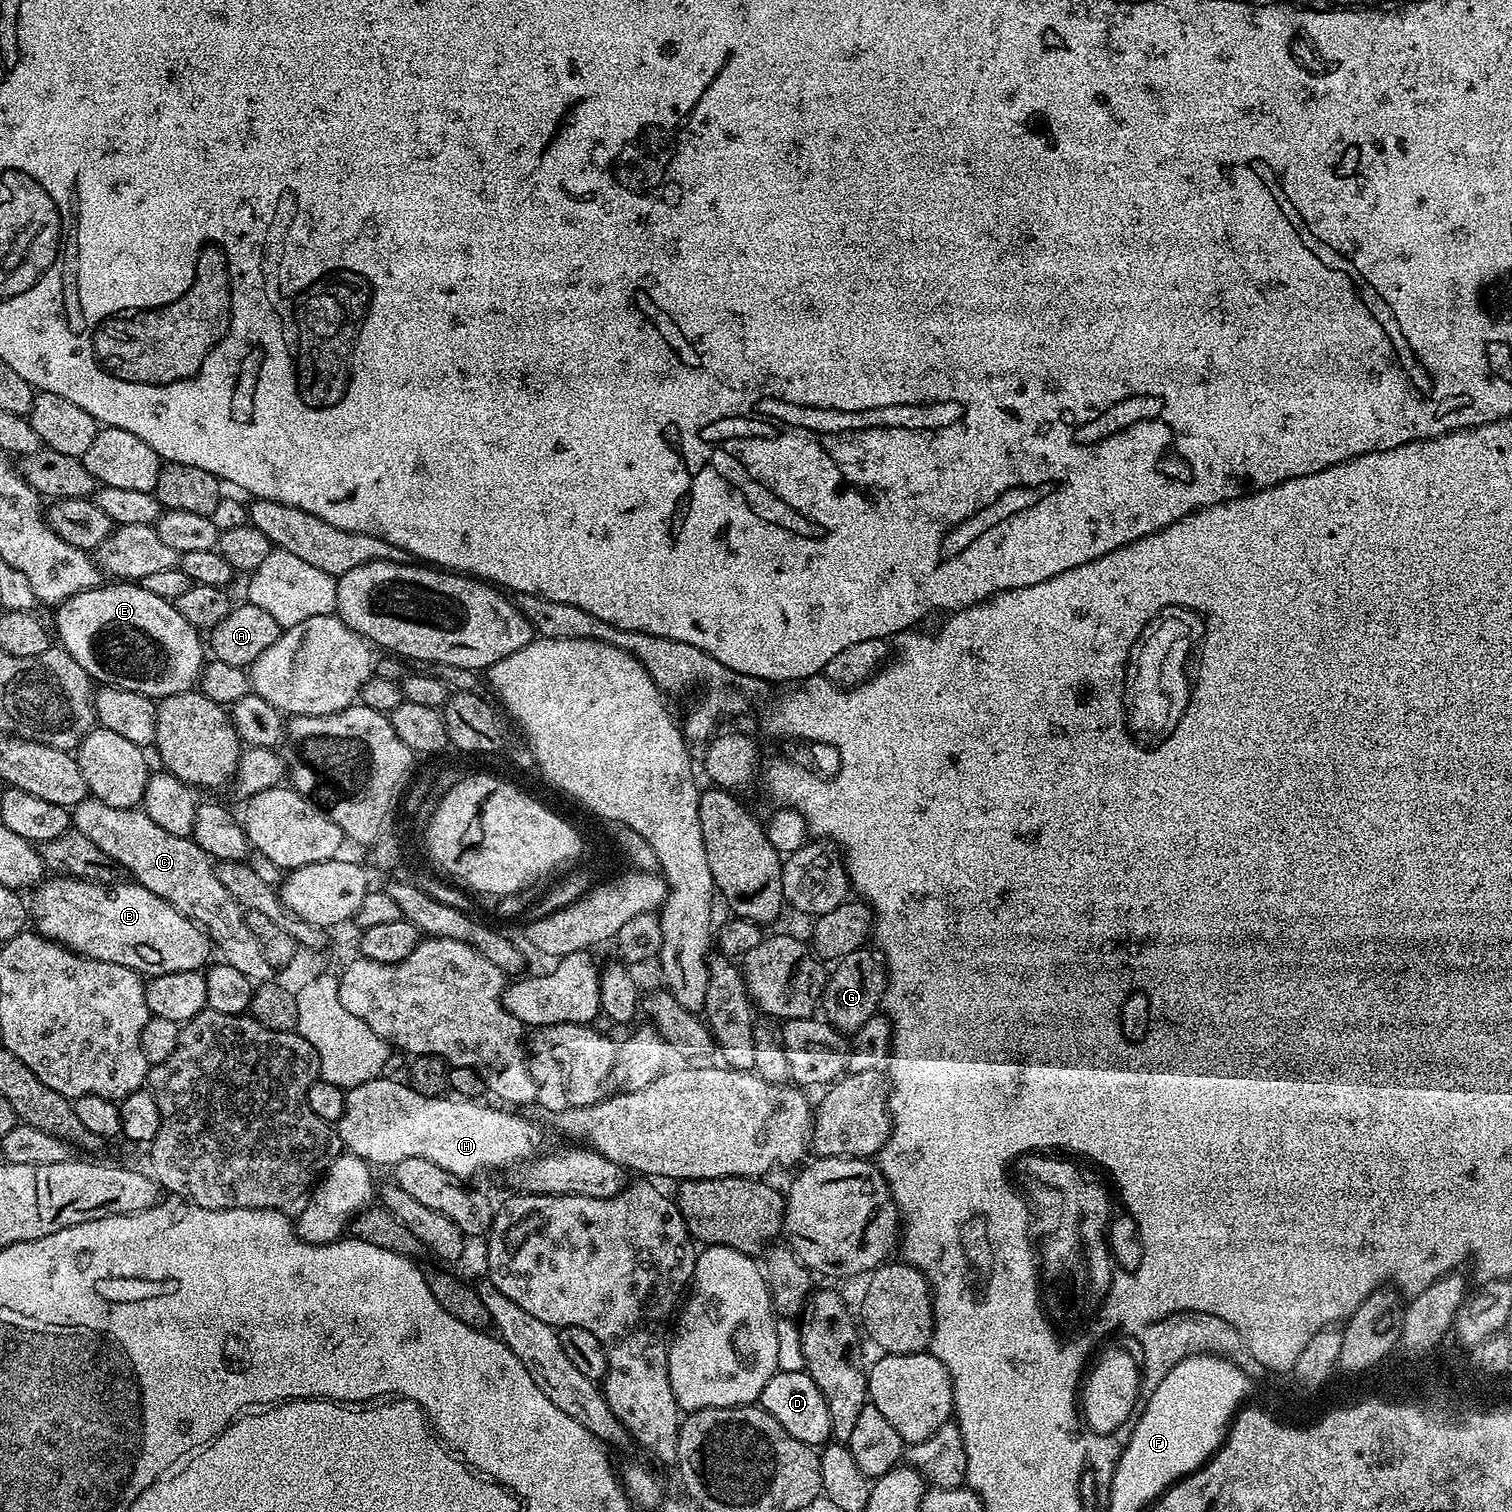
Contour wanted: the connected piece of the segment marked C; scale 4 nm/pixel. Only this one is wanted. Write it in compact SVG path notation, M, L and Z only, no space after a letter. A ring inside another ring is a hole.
M91 798L83 800L82 803L71 809L70 824L73 829L90 838L90 841L94 842L94 845L109 857L113 865L120 867L121 864L132 875L129 877L135 883L158 894L158 898L170 902L170 906L174 906L195 924L199 924L208 933L208 939L218 949L219 955L220 952L224 955L221 956L223 963L234 966L234 970L242 970L242 974L246 974L246 978L250 978L253 985L256 986L269 983L273 979L274 965L265 954L259 938L250 930L245 910L241 908L233 894L230 894L230 891L222 886L212 857L204 853L191 838L175 836L170 834L170 830L162 830L162 826L158 826L158 822L154 822L154 818L147 816L139 807L106 806L106 802Z

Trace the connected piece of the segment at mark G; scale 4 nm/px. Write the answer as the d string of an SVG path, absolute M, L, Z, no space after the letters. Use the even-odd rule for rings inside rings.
M868 948L852 951L835 963L834 972L825 979L824 992L821 996L825 1019L837 1031L854 1034L874 1015L877 1015L887 984L887 967L883 959Z

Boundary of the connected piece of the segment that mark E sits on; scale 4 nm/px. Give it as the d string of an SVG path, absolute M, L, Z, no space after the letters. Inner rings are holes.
M104 582L99 588L88 588L65 600L55 609L56 632L60 635L59 647L86 670L93 681L104 686L121 688L151 696L159 702L165 696L187 692L199 681L206 663L206 644L200 641L201 633L182 614L178 614L171 599L150 594L150 590L136 582Z

